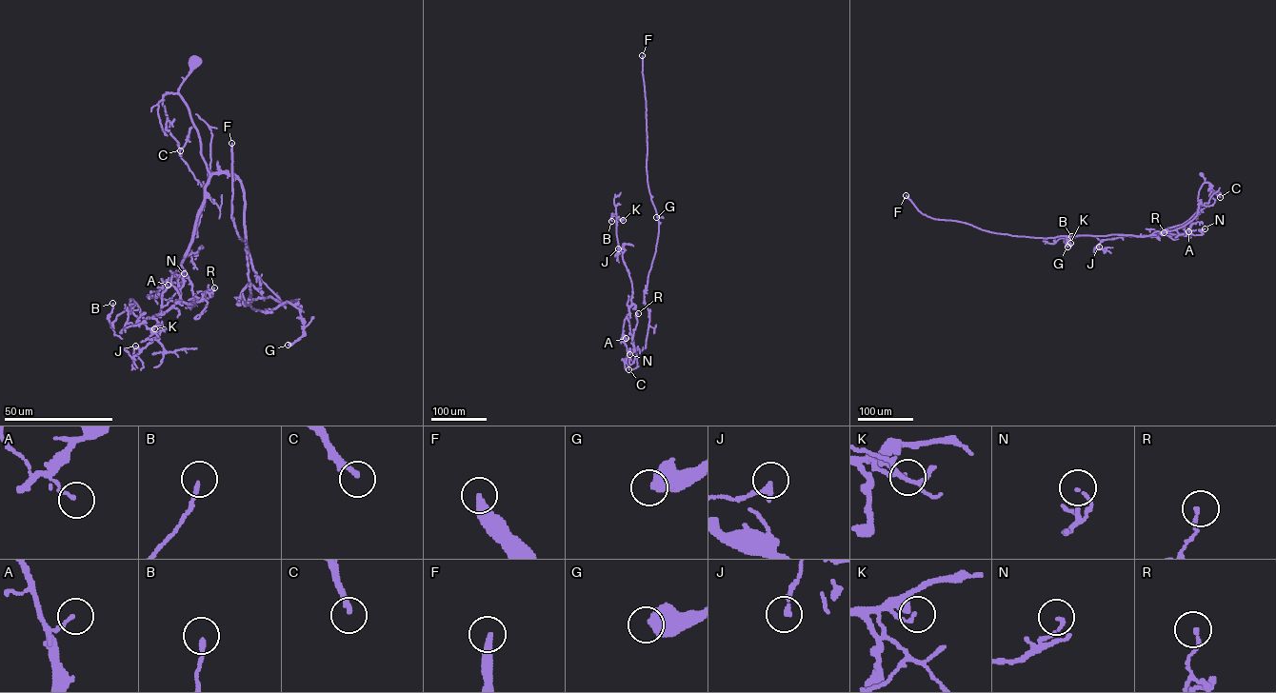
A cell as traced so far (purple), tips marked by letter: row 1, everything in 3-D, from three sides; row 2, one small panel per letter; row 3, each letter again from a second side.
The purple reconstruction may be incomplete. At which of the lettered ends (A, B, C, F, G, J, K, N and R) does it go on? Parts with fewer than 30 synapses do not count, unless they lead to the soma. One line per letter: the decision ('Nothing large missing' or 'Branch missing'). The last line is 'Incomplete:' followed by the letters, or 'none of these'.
A: Nothing large missing
B: Nothing large missing
C: Nothing large missing
F: Branch missing
G: Nothing large missing
J: Nothing large missing
K: Nothing large missing
N: Nothing large missing
R: Nothing large missing
Incomplete: F

